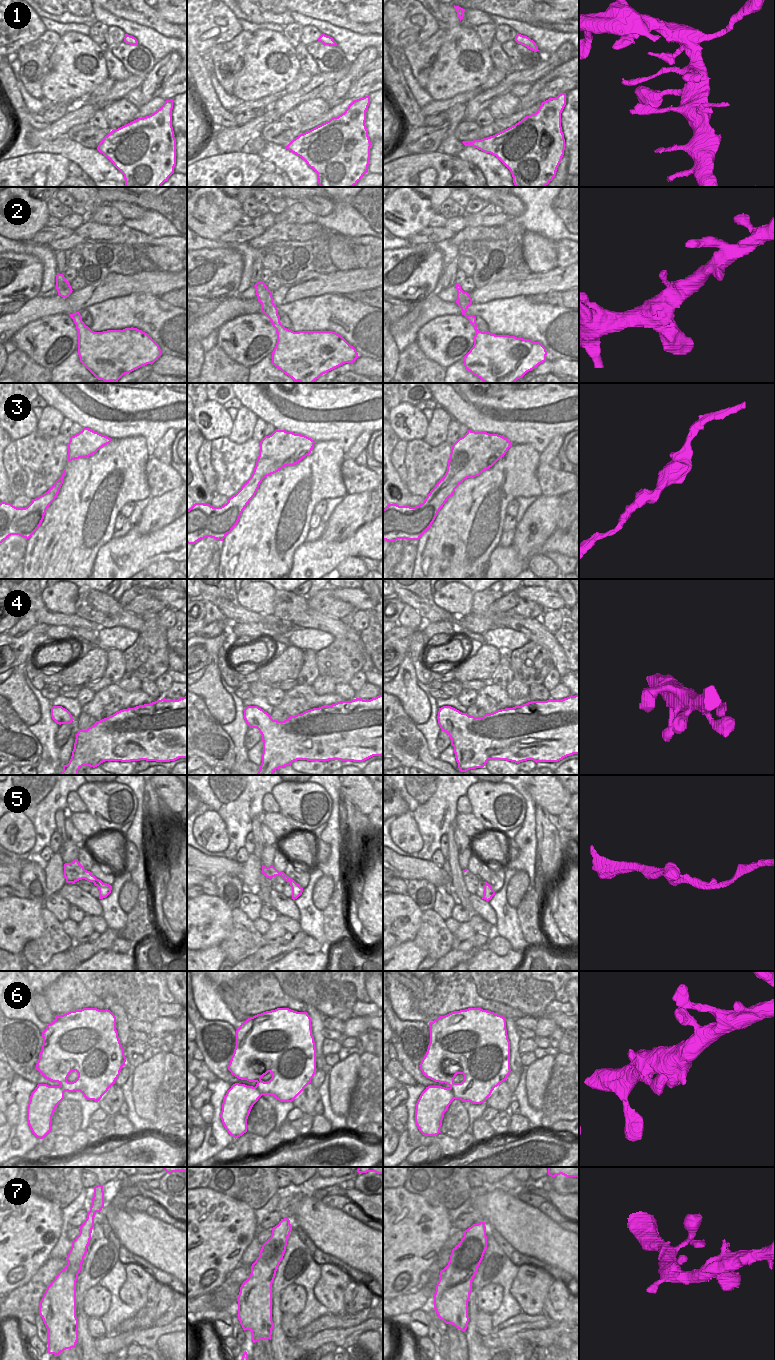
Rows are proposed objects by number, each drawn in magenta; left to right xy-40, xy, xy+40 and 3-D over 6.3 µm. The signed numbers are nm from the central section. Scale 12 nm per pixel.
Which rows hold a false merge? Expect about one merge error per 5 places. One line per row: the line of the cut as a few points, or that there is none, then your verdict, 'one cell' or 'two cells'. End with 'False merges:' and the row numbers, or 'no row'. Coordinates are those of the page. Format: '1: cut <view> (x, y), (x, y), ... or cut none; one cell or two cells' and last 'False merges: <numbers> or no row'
1: cut none; one cell
2: cut none; one cell
3: cut none; one cell
4: cut none; one cell
5: cut none; one cell
6: cut none; one cell
7: cut none; one cell
False merges: no row

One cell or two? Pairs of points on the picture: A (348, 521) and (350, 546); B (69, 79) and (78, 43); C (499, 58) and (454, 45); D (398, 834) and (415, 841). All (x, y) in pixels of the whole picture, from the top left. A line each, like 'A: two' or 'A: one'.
A: two
B: one
C: two
D: one

